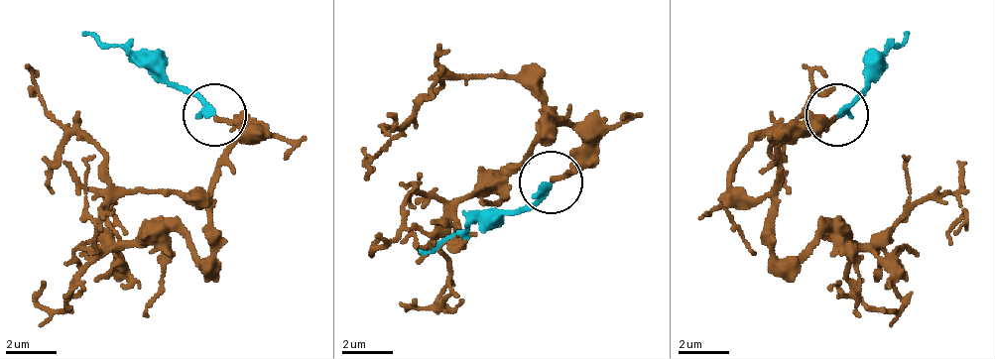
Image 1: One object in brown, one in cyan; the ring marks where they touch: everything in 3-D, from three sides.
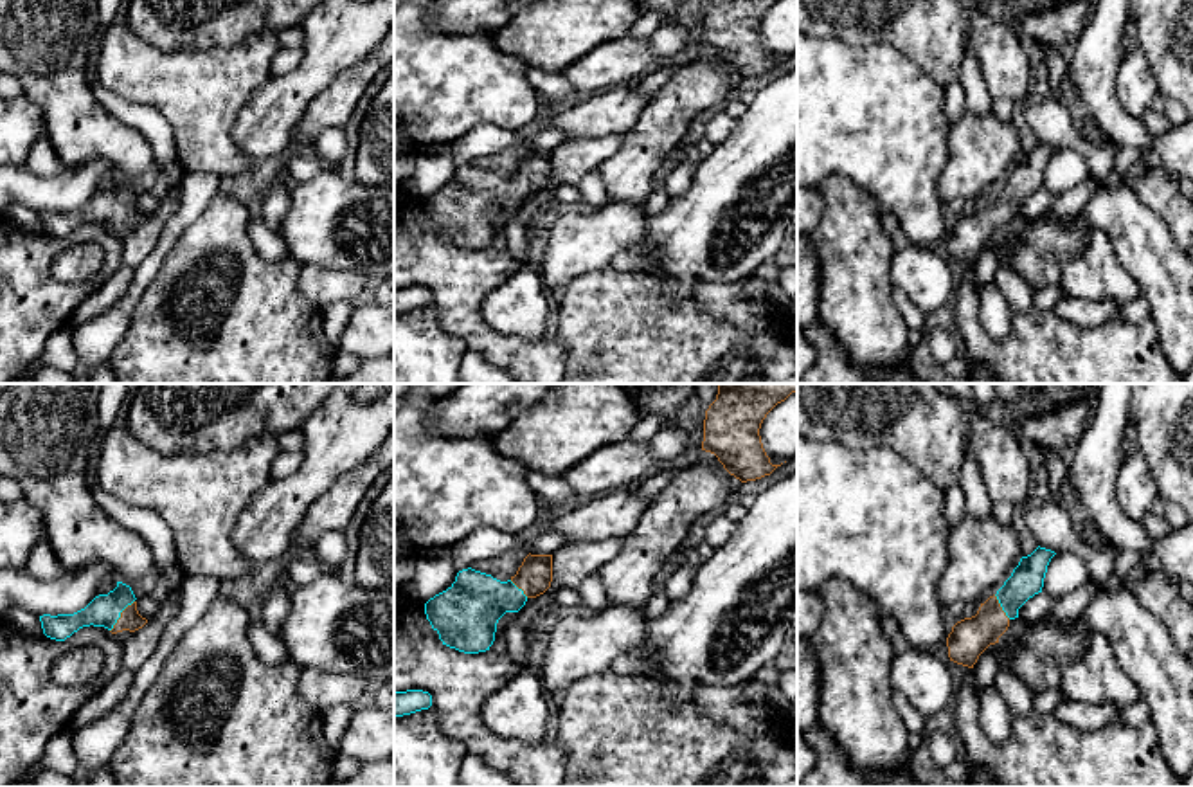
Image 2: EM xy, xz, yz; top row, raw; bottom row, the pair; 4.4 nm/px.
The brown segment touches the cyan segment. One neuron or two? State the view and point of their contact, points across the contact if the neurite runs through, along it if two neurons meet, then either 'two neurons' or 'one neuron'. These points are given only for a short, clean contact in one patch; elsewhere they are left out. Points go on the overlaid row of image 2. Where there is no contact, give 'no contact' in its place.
contact xy (121, 616); way xy (130, 620), (121, 616), (103, 611); one neuron

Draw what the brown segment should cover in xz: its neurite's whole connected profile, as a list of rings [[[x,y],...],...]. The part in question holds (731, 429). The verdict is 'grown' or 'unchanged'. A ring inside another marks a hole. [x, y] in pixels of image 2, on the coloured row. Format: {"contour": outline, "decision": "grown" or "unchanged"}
{"contour": [[[718,384],[716,400],[705,411],[702,450],[714,454],[741,483],[770,475],[781,465],[770,463],[759,429],[767,414],[795,391],[797,384]]], "decision": "unchanged"}

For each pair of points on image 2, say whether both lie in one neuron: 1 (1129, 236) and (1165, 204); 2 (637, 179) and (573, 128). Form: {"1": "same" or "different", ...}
{"1": "different", "2": "different"}

